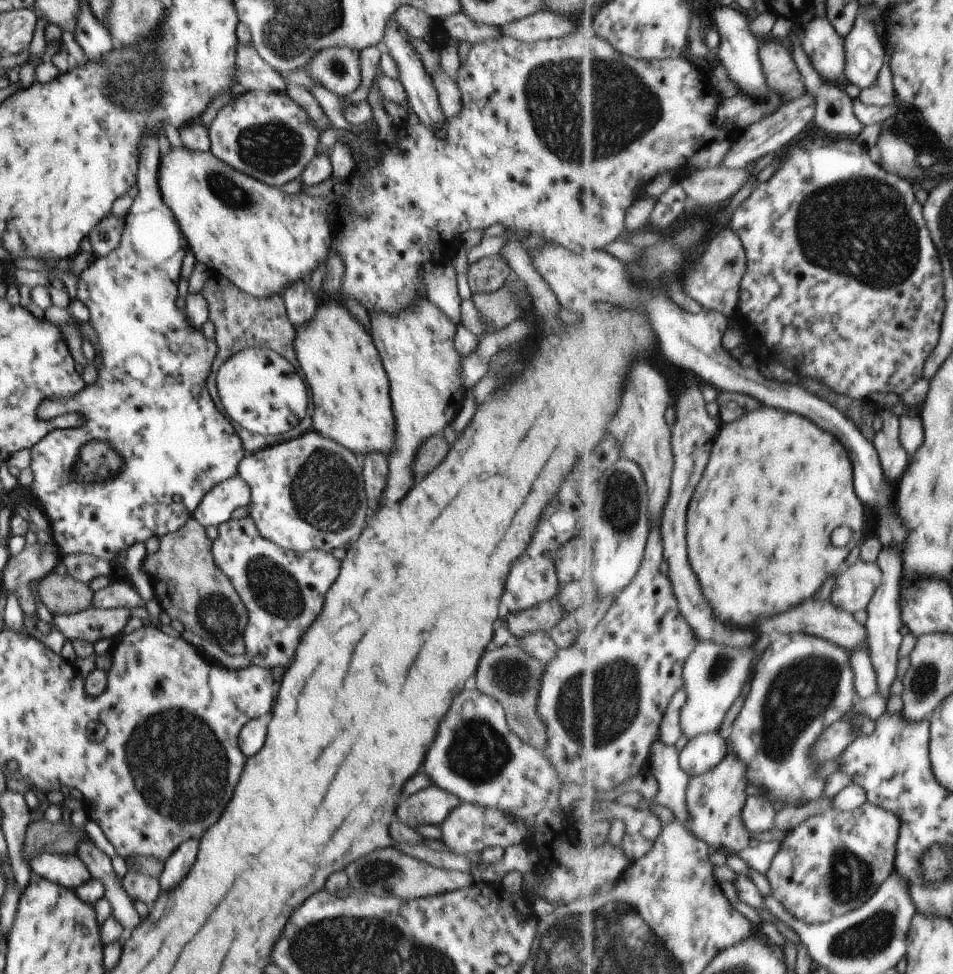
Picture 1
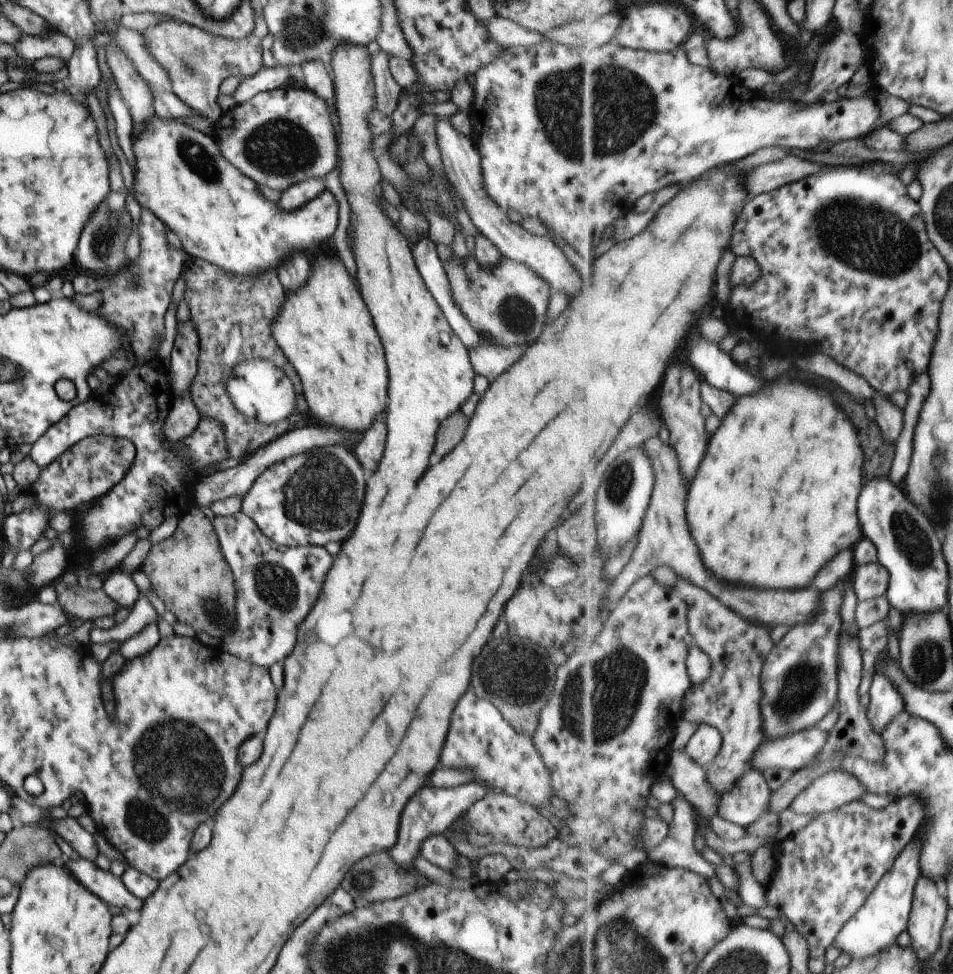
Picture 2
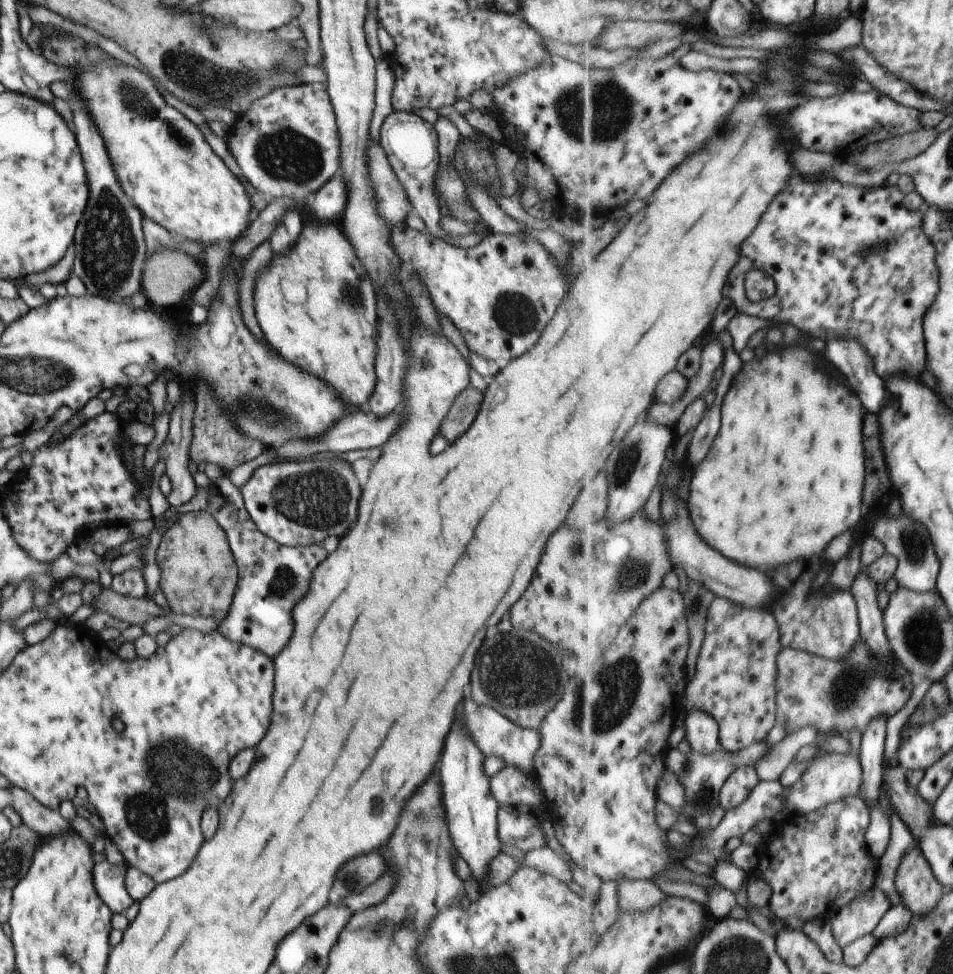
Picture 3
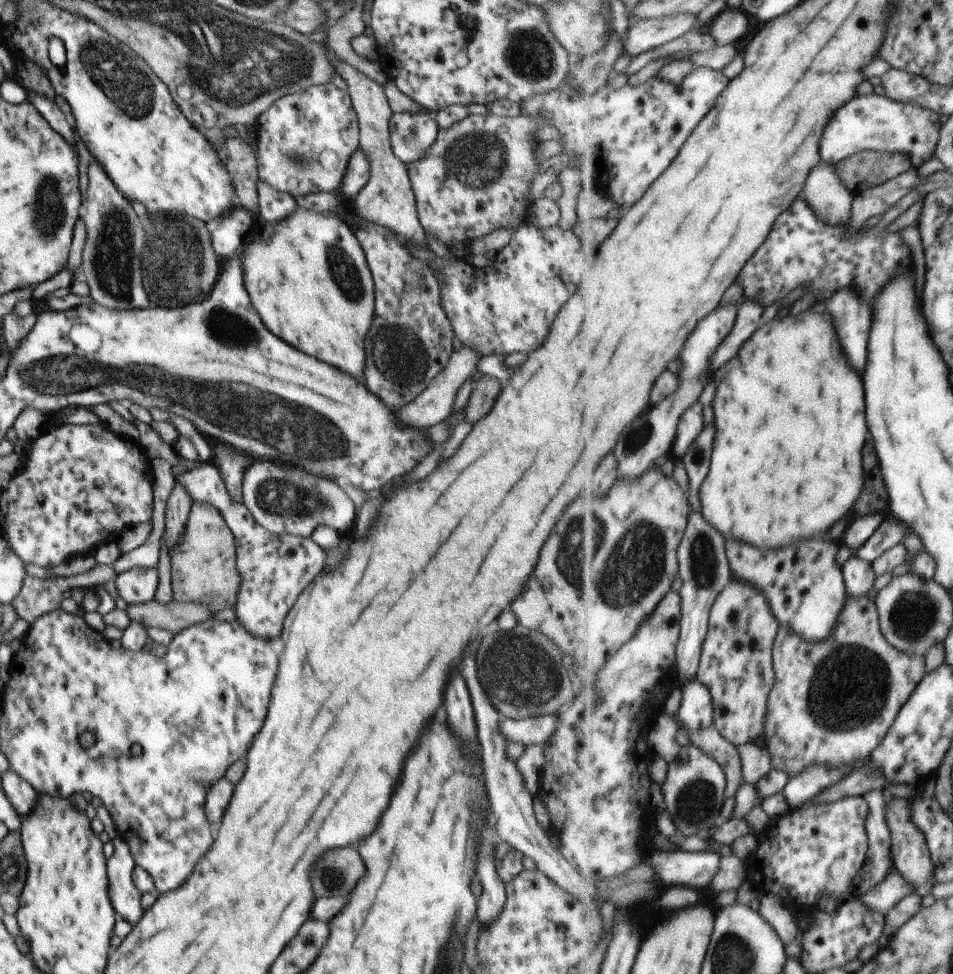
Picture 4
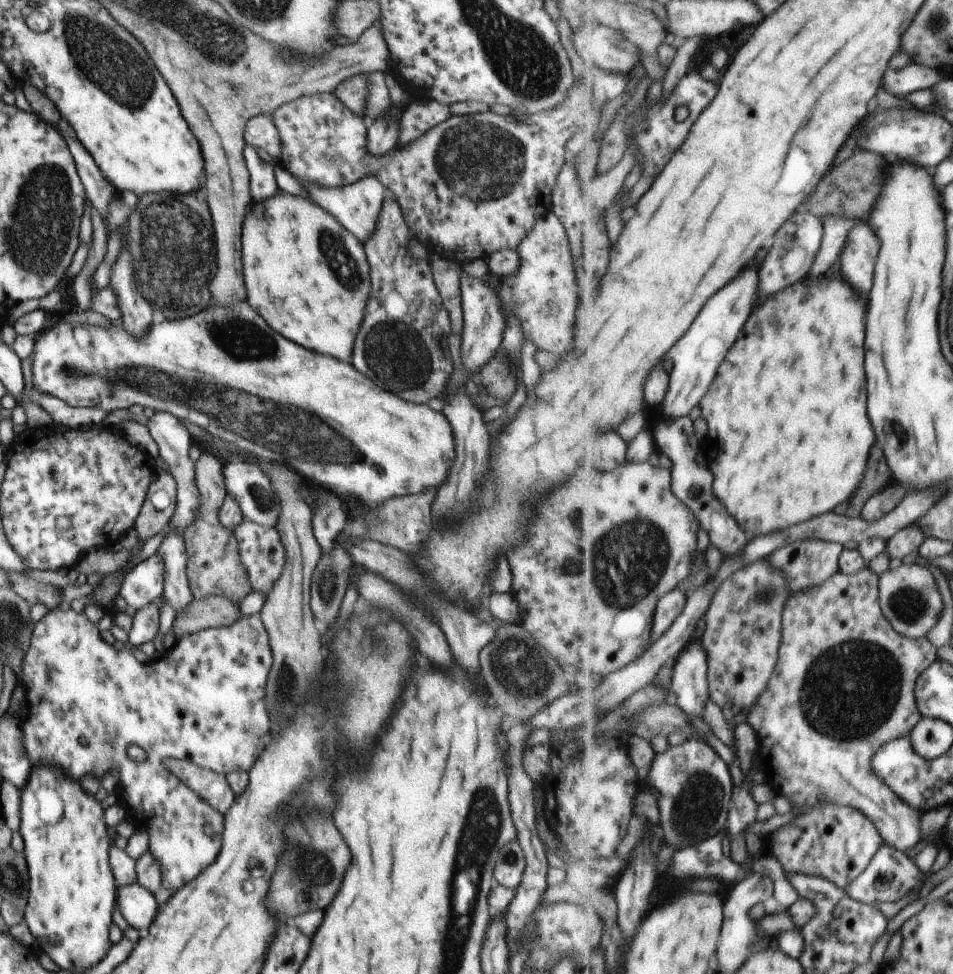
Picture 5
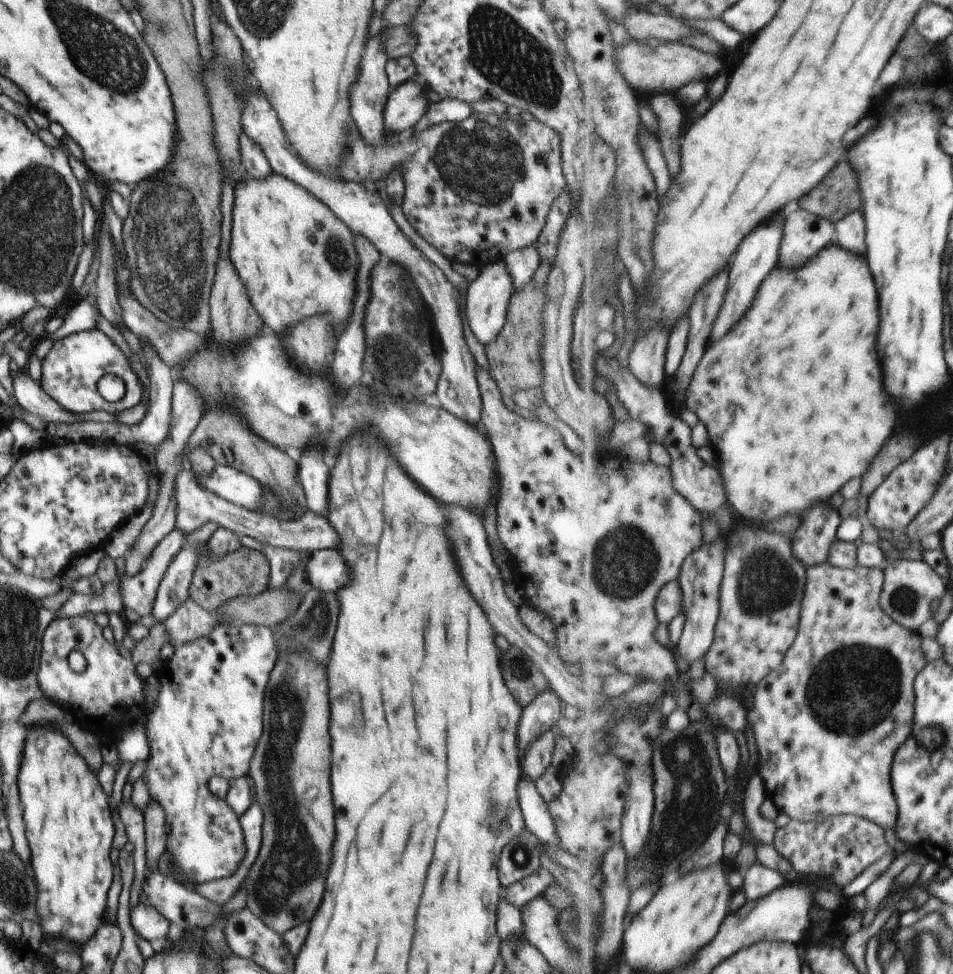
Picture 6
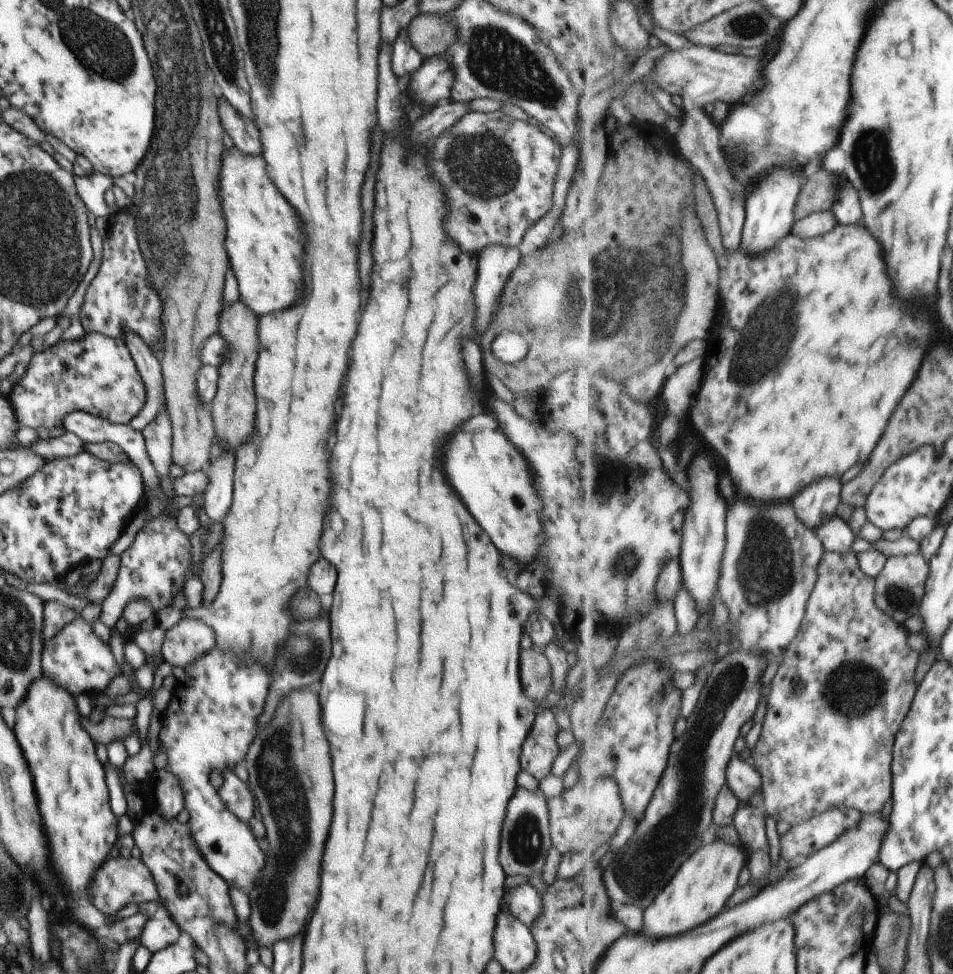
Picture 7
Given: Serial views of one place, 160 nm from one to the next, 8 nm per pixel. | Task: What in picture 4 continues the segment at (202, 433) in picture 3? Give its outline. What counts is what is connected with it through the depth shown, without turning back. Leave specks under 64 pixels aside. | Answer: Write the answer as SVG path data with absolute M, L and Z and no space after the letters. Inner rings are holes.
M210 439L207 441L211 448L211 456L215 457L215 468L219 471L227 494L232 501L242 504L243 471L253 462L253 459L223 443Z

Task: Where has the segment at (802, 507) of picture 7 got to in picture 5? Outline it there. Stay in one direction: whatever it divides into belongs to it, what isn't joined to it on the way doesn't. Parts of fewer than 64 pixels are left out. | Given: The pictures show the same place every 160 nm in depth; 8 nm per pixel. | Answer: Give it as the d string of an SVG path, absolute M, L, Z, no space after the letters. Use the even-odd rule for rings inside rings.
M801 539L783 548L776 550L765 559L769 559L775 566L782 568L788 579L792 594L798 593L801 589L821 584L830 576L840 570L840 556L844 551L841 543L831 542L826 539Z

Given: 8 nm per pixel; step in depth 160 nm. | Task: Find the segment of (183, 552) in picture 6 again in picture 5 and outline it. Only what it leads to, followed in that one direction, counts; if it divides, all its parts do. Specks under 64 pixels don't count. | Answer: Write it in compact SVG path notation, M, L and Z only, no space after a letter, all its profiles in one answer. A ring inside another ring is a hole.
M157 597L147 606L136 611L132 618L131 628L127 632L128 640L134 648L153 640L157 634L157 624L159 620L159 606L164 601L164 597Z

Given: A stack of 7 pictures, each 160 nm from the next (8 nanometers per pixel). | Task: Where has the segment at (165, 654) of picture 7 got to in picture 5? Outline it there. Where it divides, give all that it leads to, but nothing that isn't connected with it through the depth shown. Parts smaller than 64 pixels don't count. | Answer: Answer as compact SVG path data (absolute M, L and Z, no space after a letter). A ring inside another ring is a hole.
M167 530L157 547L157 554L164 562L162 596L175 613L182 611L192 600L192 592L186 579L186 552L182 535Z

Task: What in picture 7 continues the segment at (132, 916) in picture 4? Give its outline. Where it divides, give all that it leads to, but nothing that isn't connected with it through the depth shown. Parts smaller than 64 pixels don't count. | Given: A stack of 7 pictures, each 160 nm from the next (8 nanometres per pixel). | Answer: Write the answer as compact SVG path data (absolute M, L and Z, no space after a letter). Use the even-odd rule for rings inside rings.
M160 907L152 918L146 920L138 940L153 954L173 944L177 940L178 934L178 926L163 907Z

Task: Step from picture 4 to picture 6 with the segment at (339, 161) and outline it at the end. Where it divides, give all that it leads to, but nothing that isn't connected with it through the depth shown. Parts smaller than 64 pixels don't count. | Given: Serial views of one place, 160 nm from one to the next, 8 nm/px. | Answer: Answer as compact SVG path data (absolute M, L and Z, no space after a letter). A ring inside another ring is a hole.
M469 113L467 118L460 120L459 122L443 122L443 124L429 126L425 132L411 132L411 138L397 144L395 150L391 146L379 146L379 148L367 148L359 136L351 134L347 138L347 146L349 146L349 156L345 158L345 162L339 166L337 174L343 178L343 180L351 180L351 182L357 182L357 180L379 180L381 176L385 176L391 168L393 168L393 162L395 166L401 168L401 174L403 174L403 180L405 180L405 196L403 196L403 202L401 202L401 210L403 210L403 216L405 220L411 224L411 228L429 244L433 246L437 252L441 252L443 256L447 257L450 262L461 262L470 265L475 265L477 268L481 268L484 264L501 260L509 252L518 251L520 248L526 247L528 244L535 242L539 236L543 225L545 224L546 216L548 215L551 203L555 200L555 197L566 186L564 183L564 176L561 168L561 155L560 155L560 140L559 135L547 125L540 123L537 119L534 120L521 120L516 122L513 120L502 120L501 118L493 115L486 115L483 113ZM523 138L523 158L521 158L521 148L517 144L517 140Z

